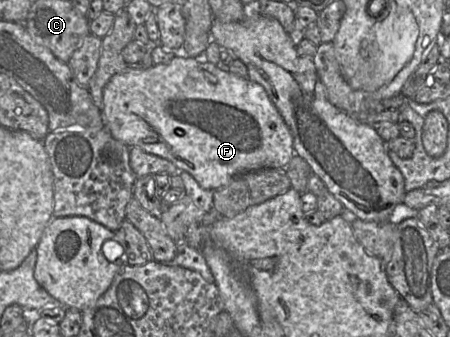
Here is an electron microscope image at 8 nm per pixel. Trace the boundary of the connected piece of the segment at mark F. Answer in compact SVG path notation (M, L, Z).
M174 56L166 64L153 65L148 69L137 69L129 66L126 71L115 74L106 84L103 91L102 117L104 126L109 130L114 139L127 145L129 148L139 147L146 153L169 160L180 170L188 172L198 182L200 187L205 190L215 191L220 189L242 173L265 168L285 168L295 154L291 131L263 86L249 78L232 74L223 66L217 66L210 62L200 62L196 58Z

